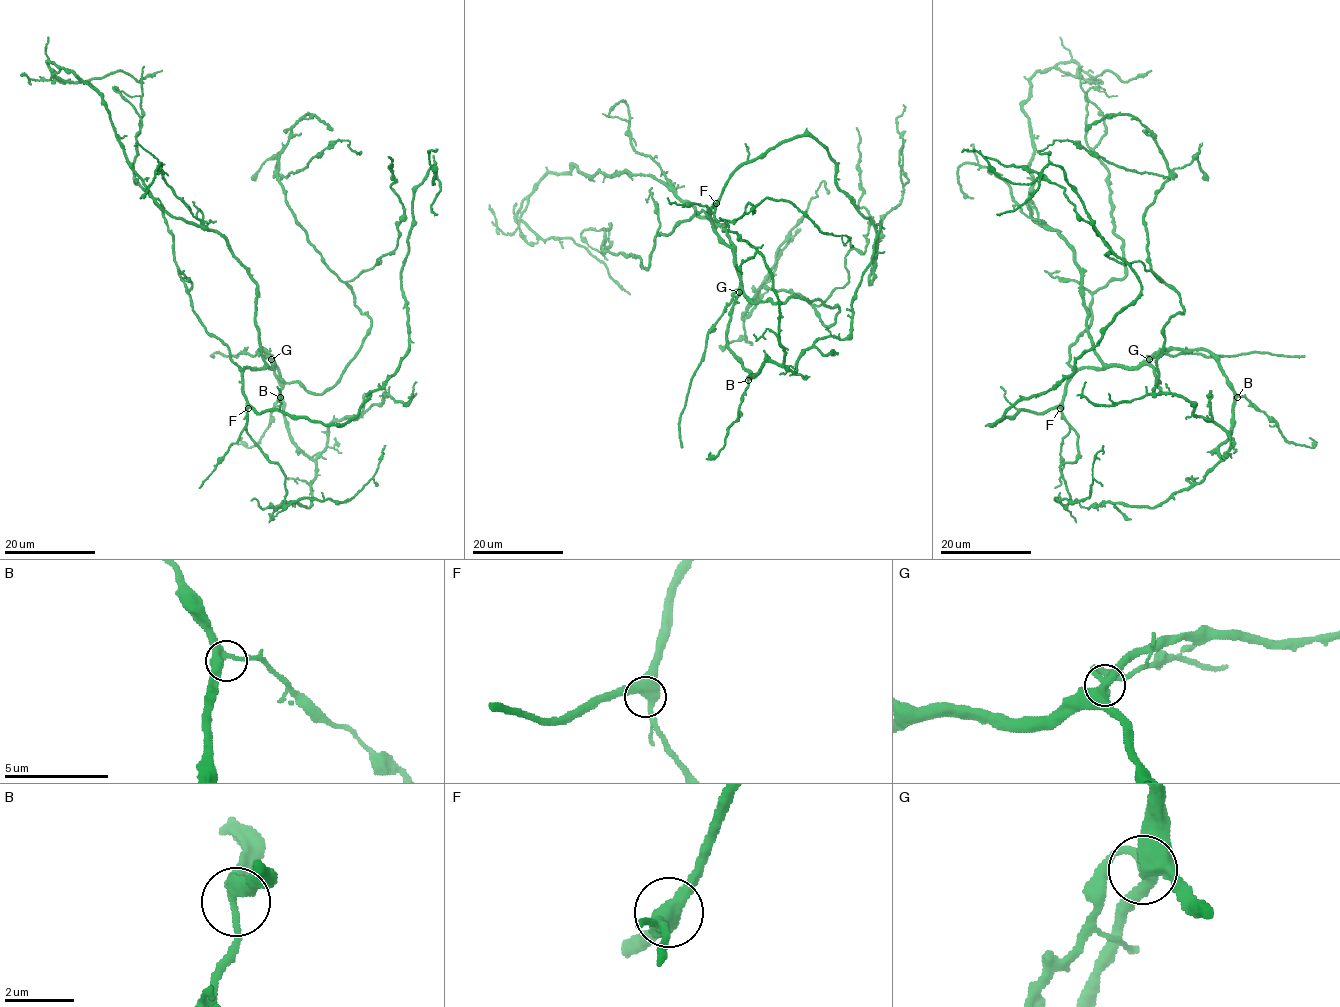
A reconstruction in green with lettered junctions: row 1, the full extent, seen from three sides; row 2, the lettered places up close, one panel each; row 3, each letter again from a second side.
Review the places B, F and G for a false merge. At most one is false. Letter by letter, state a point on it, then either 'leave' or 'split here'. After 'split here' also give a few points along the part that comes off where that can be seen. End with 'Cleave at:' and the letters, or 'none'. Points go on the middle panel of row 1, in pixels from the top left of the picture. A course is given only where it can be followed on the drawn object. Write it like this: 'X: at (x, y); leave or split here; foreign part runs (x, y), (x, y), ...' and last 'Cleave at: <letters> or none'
B: at (748, 380); leave
F: at (716, 203); leave
G: at (739, 292); leave
Cleave at: none

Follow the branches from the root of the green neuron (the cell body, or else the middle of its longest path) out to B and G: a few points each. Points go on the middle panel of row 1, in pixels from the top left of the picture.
B: (710, 210), (714, 230), (732, 249), (740, 280), (726, 345), (749, 372), (748, 380)
G: (710, 210), (714, 230), (732, 249), (733, 264), (740, 280), (739, 292)

